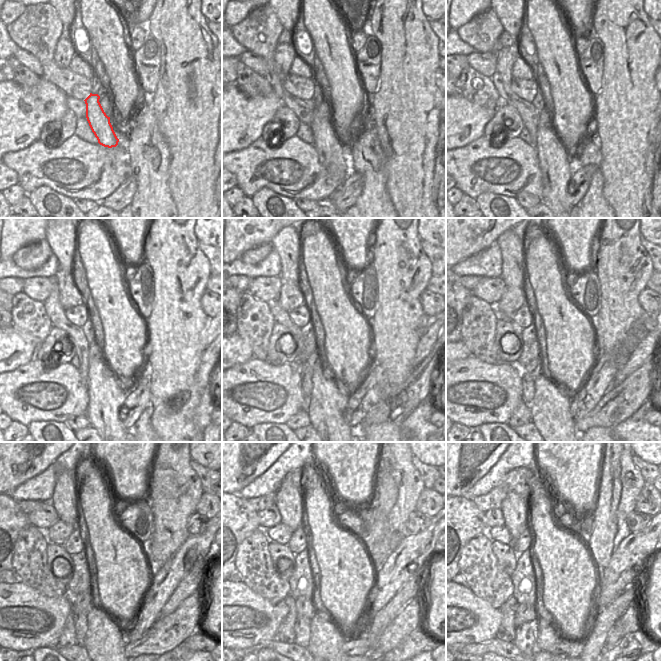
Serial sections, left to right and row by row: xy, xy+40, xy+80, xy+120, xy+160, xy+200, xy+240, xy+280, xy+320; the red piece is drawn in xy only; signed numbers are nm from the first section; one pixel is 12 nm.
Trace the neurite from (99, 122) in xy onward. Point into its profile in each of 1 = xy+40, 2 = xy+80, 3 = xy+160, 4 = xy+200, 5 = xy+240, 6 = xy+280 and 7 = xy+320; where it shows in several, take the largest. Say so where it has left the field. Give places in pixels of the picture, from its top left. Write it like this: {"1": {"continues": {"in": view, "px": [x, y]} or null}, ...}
{"1": {"continues": {"in": "xy+40", "px": [329, 149]}}, "2": {"continues": {"in": "xy+80", "px": [554, 163]}}, "3": {"continues": {"in": "xy+160", "px": [329, 397]}}, "4": {"continues": {"in": "xy+200", "px": [550, 408]}}, "5": {"continues": {"in": "xy+240", "px": [105, 644]}}, "6": {"continues": {"in": "xy+280", "px": [325, 642]}}, "7": {"continues": {"in": "xy+320", "px": [547, 639]}}}

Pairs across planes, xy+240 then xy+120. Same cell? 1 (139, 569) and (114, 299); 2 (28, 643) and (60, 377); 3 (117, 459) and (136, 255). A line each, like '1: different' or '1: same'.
1: same
2: same
3: same

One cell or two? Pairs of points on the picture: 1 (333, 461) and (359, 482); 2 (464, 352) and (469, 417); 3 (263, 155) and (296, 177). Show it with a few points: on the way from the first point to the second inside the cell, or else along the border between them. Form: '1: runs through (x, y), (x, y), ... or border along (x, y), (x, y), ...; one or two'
1: runs through (339, 462), (353, 476); one
2: border along (471, 355), (456, 361); two
3: runs through (271, 163), (276, 168), (288, 169); one

